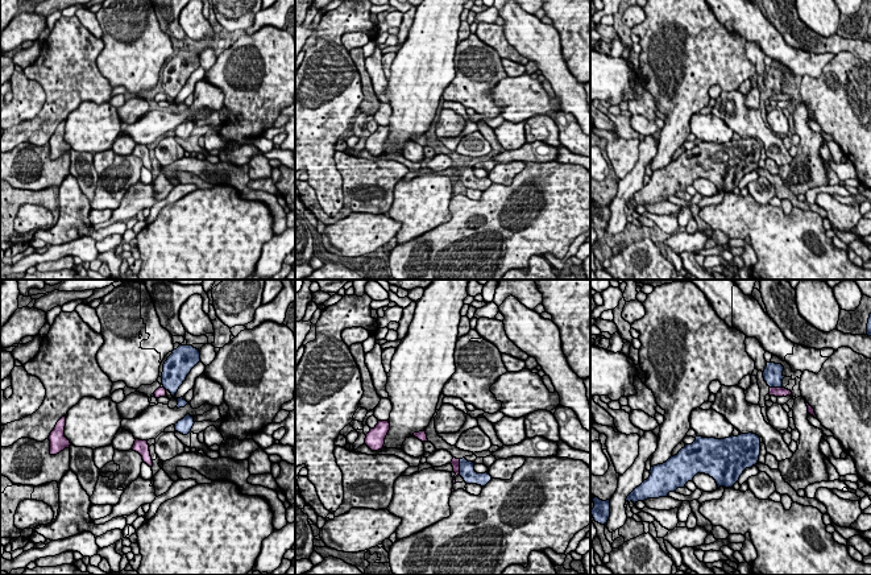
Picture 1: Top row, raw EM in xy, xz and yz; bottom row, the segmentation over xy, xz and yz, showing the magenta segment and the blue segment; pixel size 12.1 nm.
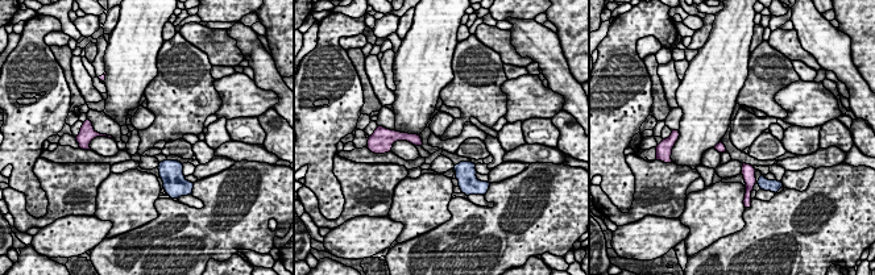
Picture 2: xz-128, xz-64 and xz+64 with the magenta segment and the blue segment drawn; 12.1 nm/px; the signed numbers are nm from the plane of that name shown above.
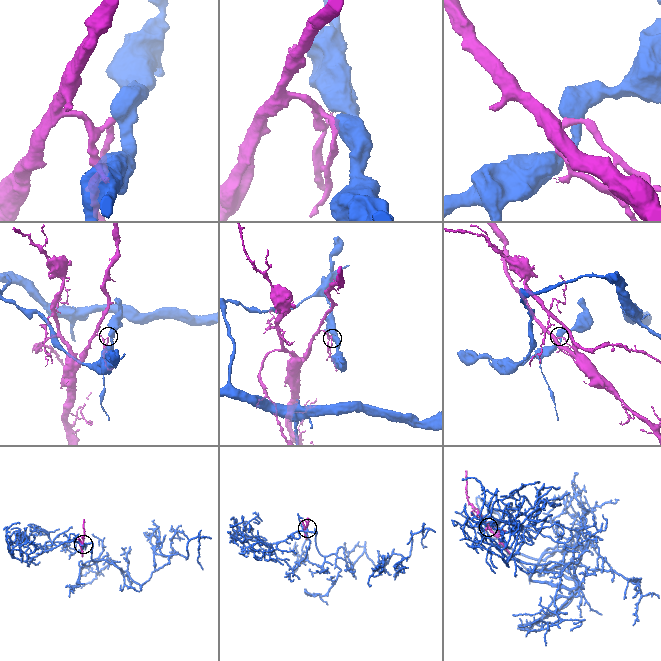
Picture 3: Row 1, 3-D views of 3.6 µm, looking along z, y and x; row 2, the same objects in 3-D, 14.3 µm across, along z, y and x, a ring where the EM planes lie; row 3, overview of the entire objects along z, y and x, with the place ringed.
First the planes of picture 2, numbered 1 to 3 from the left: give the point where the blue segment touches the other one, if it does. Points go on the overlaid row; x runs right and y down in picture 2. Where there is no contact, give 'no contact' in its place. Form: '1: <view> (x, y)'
1: no contact
2: no contact
3: no contact

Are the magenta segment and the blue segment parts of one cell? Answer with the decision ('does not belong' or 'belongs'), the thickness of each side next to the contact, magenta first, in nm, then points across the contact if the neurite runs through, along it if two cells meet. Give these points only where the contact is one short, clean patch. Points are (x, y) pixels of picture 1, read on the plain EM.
does not belong | 100/190 nm | along xz (459, 164), (460, 178)

